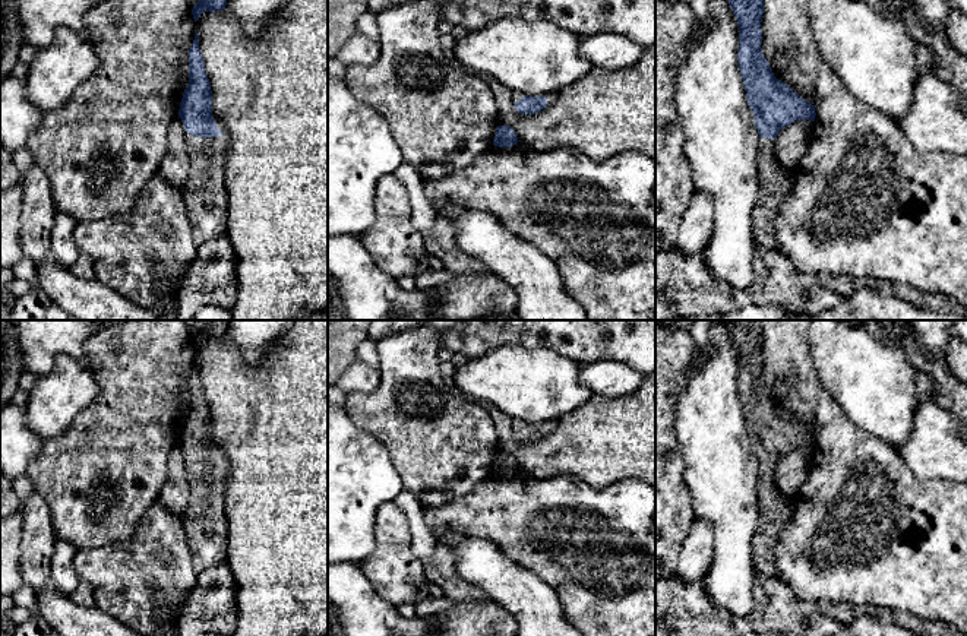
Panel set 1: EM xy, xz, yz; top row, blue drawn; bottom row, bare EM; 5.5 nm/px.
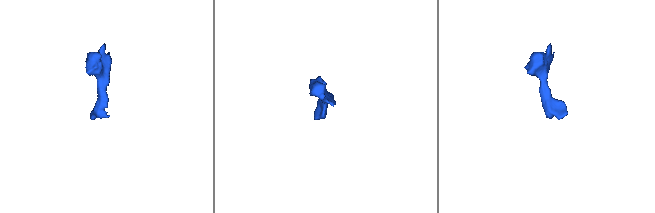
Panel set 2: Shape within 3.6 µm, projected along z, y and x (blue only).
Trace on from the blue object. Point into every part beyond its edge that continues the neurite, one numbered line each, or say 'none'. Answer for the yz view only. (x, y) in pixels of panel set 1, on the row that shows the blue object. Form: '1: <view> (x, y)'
1: yz (774, 182)

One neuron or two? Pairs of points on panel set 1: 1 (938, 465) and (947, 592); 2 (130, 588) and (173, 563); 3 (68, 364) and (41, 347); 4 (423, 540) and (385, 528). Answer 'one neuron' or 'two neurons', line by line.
1: two neurons
2: one neuron
3: two neurons
4: two neurons

